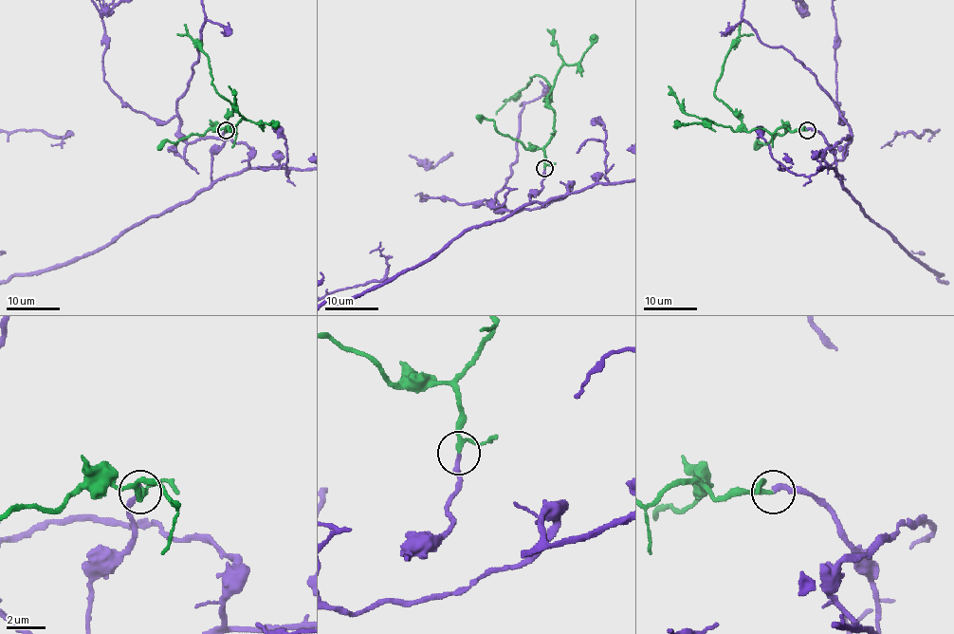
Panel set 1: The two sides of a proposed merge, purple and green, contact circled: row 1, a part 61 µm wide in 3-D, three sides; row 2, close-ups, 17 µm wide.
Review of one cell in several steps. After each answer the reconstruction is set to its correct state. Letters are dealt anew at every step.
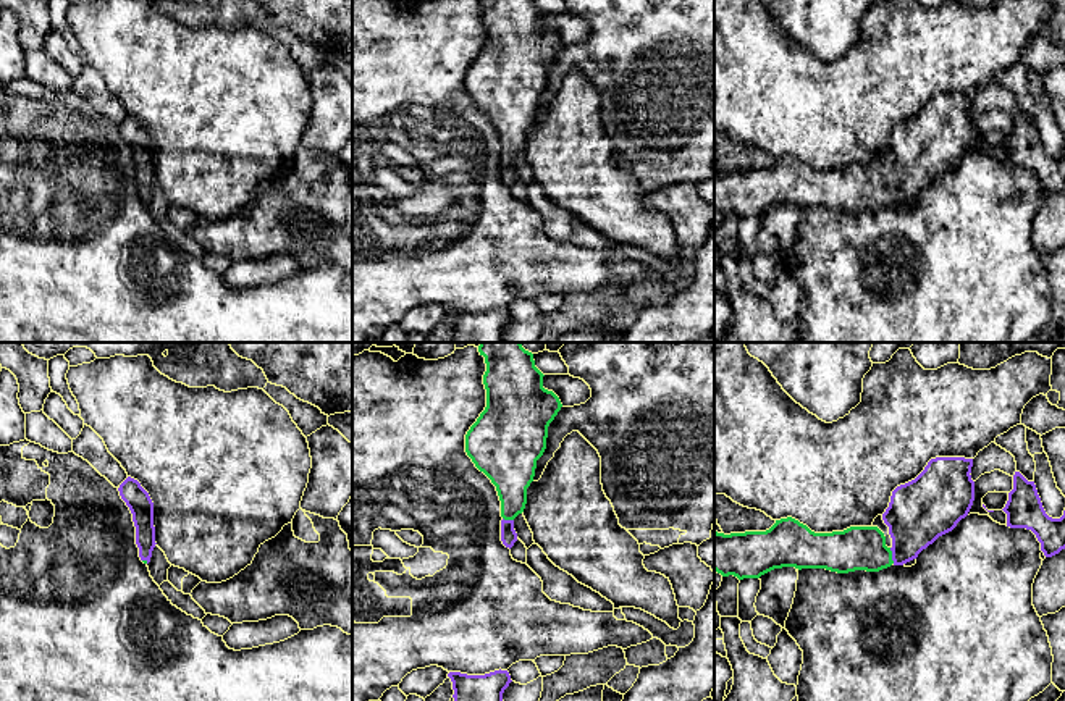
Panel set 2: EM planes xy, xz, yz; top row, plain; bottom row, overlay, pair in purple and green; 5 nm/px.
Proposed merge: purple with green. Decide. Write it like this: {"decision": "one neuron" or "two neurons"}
{"decision": "one neuron"}

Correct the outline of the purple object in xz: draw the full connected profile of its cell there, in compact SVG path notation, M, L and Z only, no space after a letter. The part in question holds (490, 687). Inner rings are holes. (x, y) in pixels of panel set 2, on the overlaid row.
M501 669L485 675L449 672L448 677L454 701L503 701L503 693L512 682L509 672Z

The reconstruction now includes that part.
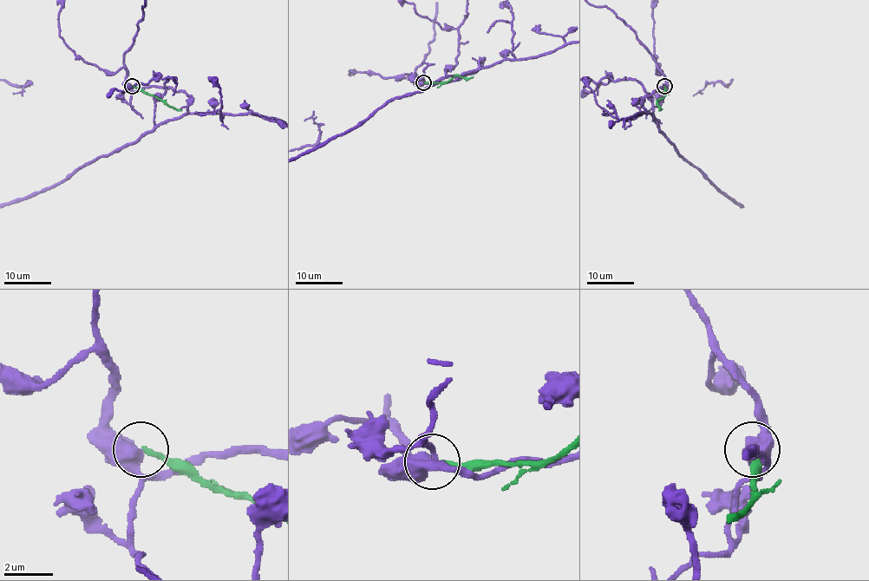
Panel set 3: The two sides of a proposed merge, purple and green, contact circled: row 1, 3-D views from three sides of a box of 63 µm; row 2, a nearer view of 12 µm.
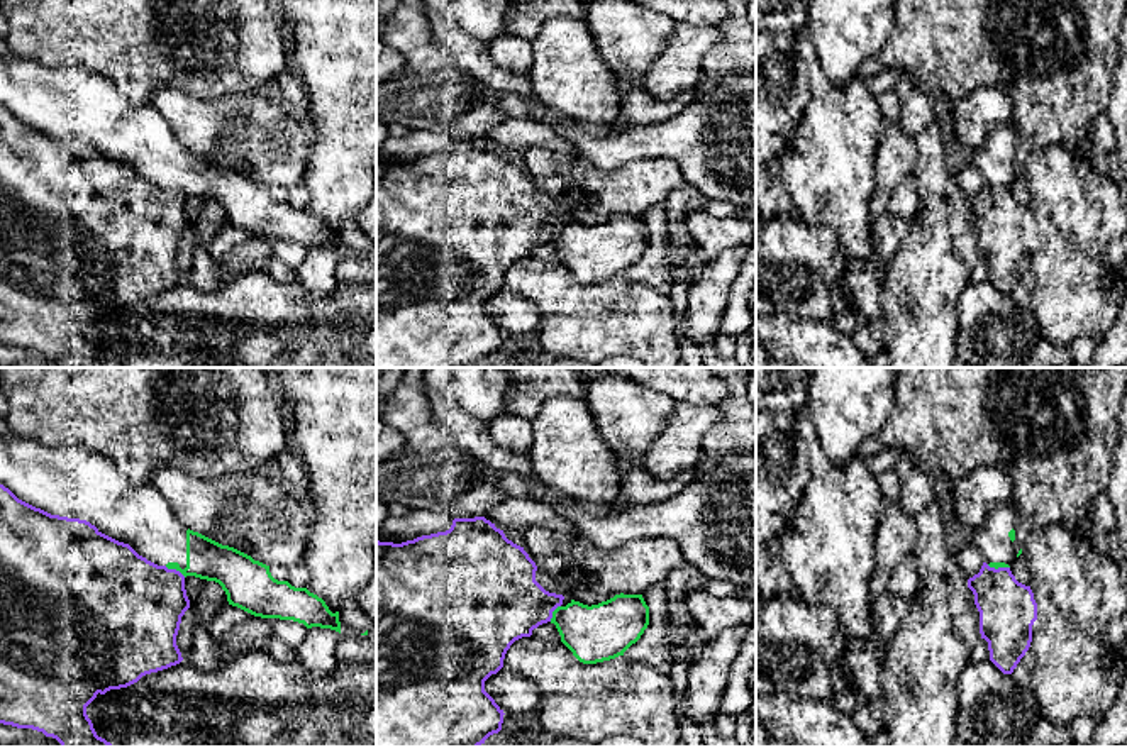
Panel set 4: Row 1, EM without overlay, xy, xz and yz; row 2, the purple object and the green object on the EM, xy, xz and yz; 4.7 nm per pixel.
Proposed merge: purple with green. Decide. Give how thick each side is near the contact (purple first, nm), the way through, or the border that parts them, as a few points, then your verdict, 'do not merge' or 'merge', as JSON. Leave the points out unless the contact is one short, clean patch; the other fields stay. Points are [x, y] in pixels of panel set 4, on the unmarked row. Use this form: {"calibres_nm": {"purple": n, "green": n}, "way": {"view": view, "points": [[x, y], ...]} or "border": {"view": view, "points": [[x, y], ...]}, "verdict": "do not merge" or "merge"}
{"calibres_nm": {"purple": 440, "green": 190}, "border": {"view": "xy", "points": [[165, 187], [175, 188], [185, 197]]}, "verdict": "do not merge"}

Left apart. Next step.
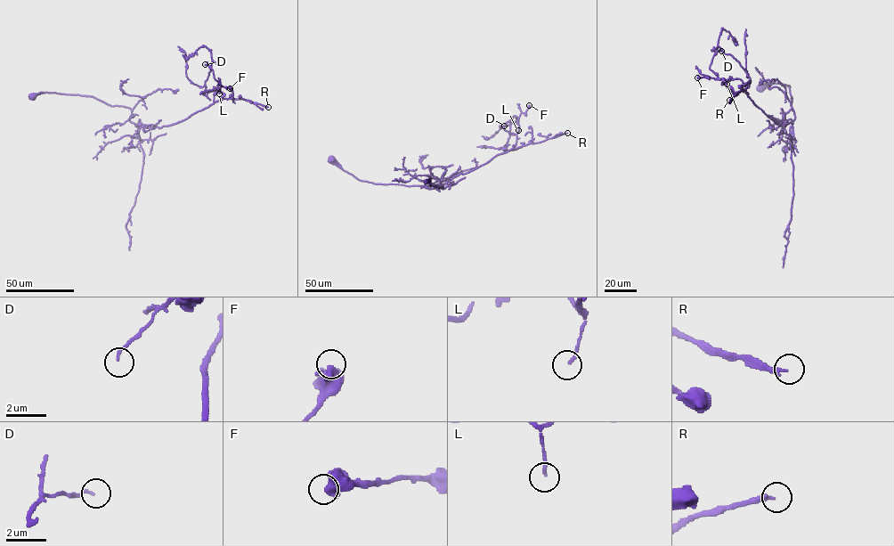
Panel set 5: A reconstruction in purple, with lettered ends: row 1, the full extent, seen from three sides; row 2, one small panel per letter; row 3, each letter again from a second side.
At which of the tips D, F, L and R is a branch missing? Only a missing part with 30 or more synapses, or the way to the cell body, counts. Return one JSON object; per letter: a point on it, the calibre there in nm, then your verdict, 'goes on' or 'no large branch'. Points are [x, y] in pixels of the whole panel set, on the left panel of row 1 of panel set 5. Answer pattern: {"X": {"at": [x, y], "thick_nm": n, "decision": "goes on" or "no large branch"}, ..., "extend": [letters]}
{"D": {"at": [205, 64], "thick_nm": 130, "decision": "no large branch"}, "F": {"at": [230, 88], "thick_nm": 650, "decision": "no large branch"}, "L": {"at": [219, 93], "thick_nm": 130, "decision": "no large branch"}, "R": {"at": [268, 107], "thick_nm": 200, "decision": "goes on"}, "extend": ["R"]}

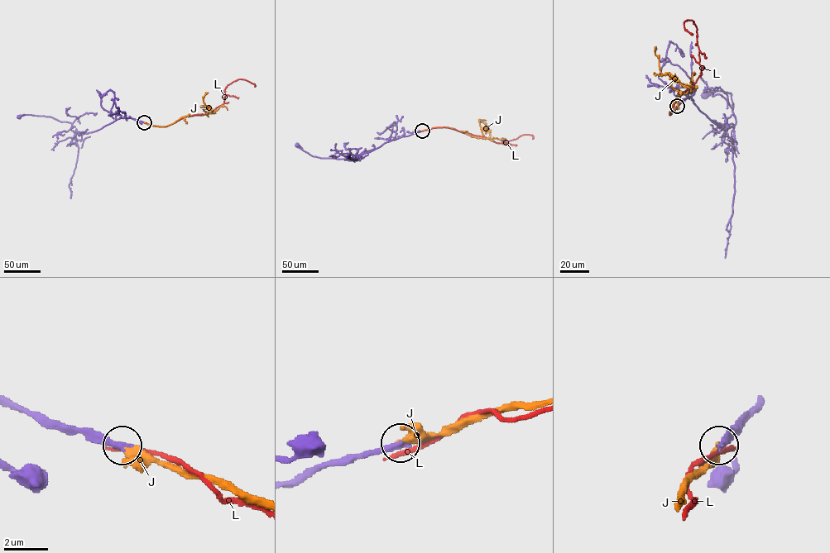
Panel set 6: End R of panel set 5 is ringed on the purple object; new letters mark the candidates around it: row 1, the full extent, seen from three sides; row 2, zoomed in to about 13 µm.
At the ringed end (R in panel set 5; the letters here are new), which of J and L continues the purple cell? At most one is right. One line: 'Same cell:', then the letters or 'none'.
Same cell: J

